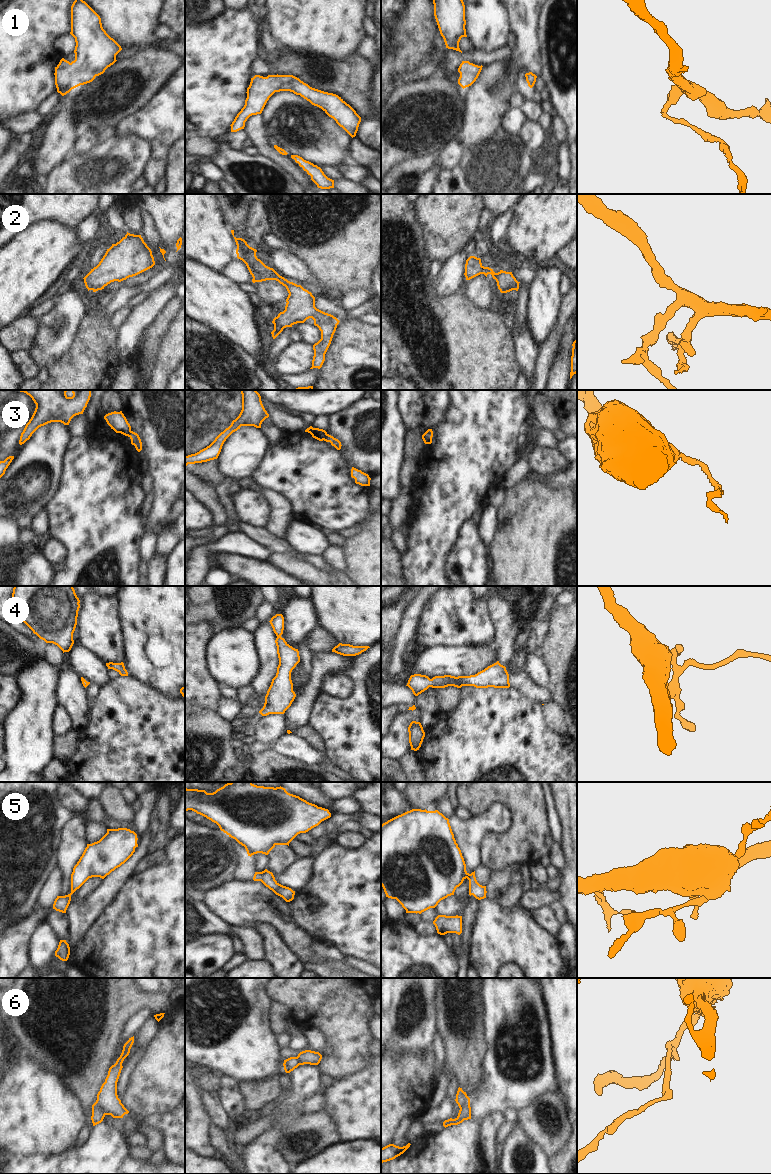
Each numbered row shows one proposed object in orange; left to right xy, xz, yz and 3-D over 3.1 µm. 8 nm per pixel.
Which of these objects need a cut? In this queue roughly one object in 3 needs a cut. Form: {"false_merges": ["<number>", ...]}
{"false_merges": ["3", "5", "6"]}

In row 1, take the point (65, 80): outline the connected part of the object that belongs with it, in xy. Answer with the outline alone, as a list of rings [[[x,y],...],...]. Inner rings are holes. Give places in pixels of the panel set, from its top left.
[[[75,0],[71,6],[71,32],[75,38],[75,60],[71,63],[62,58],[55,67],[55,85],[62,96],[72,89],[92,82],[96,76],[113,65],[121,46],[111,38],[102,27],[100,16],[83,0]]]

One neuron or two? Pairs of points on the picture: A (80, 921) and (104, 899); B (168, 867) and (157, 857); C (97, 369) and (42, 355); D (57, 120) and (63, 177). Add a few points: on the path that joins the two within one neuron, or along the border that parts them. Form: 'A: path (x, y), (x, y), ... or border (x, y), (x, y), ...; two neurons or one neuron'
A: path (86, 915), (98, 903); one neuron
B: border (164, 849), (164, 857), (158, 863), (140, 872); two neurons
C: border (73, 339), (69, 349), (50, 366); two neurons
D: border (69, 153), (44, 177); two neurons

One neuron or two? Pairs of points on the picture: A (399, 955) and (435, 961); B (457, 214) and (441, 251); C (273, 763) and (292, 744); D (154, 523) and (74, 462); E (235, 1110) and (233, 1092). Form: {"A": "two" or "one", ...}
{"A": "one", "B": "one", "C": "two", "D": "two", "E": "one"}

